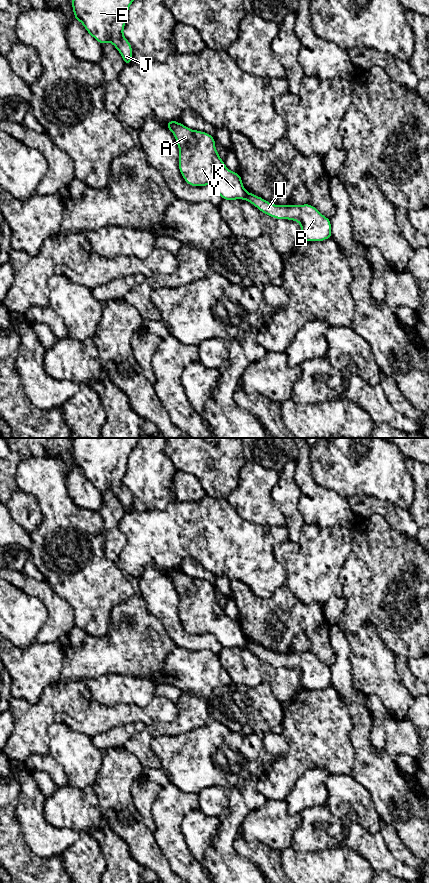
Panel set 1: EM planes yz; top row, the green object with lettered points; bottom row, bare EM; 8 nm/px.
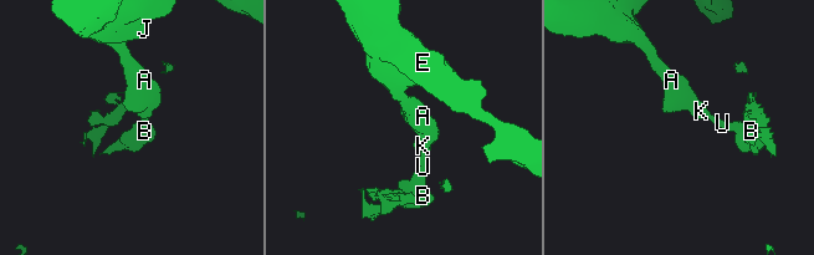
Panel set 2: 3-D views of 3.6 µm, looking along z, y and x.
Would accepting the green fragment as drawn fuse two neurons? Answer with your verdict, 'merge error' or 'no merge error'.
merge error

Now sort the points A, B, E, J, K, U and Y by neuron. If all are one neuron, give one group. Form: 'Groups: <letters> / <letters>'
Groups: A E J K Y / B U

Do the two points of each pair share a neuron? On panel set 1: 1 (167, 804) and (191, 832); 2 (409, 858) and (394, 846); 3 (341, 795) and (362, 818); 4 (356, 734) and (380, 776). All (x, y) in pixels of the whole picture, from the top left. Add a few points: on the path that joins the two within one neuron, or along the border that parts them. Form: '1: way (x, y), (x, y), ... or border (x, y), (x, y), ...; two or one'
1: border (198, 808), (188, 811), (180, 825), (187, 845); two
2: way (405, 856), (398, 849); one
3: way (347, 801), (358, 812); one
4: way (361, 744), (370, 766); one

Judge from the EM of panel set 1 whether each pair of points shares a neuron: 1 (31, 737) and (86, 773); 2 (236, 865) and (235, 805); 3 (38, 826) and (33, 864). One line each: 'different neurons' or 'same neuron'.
1: different neurons
2: same neuron
3: different neurons

